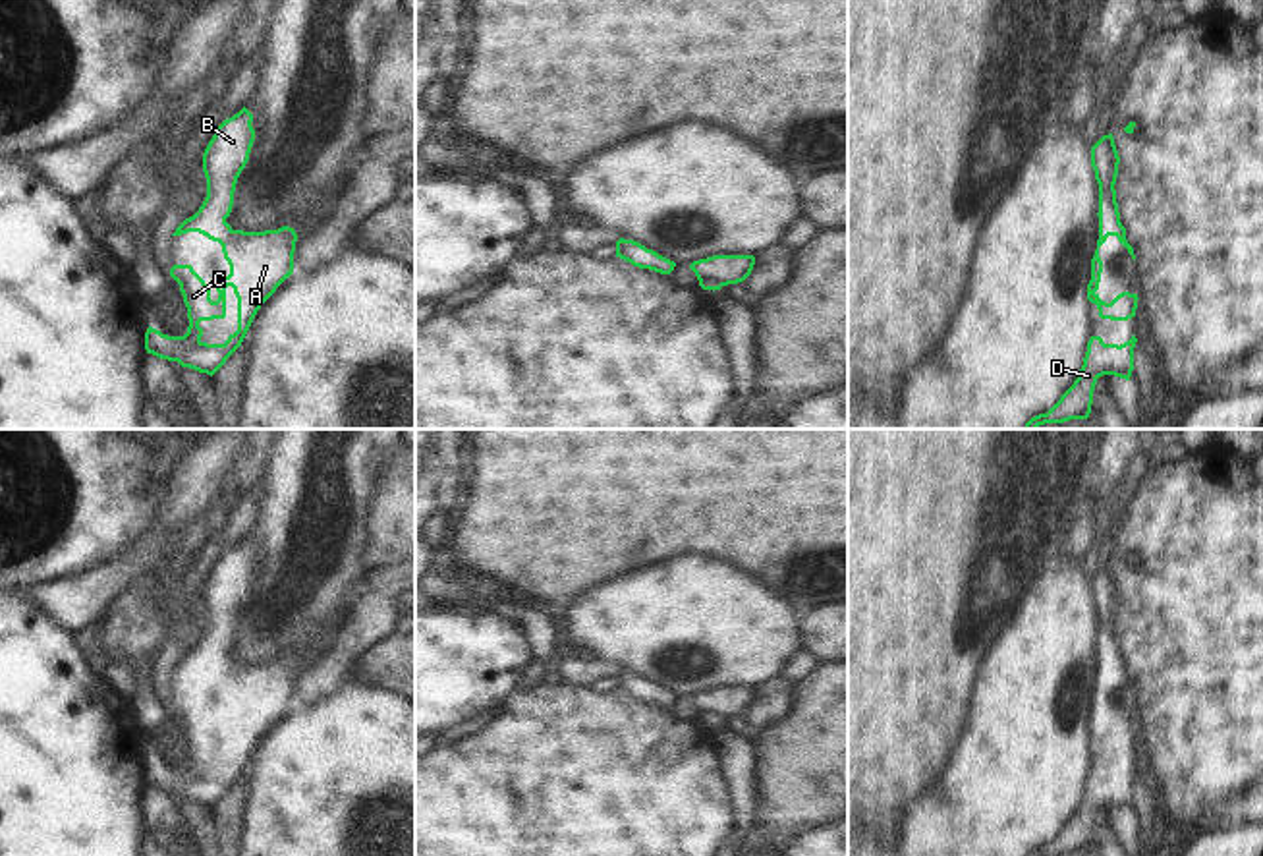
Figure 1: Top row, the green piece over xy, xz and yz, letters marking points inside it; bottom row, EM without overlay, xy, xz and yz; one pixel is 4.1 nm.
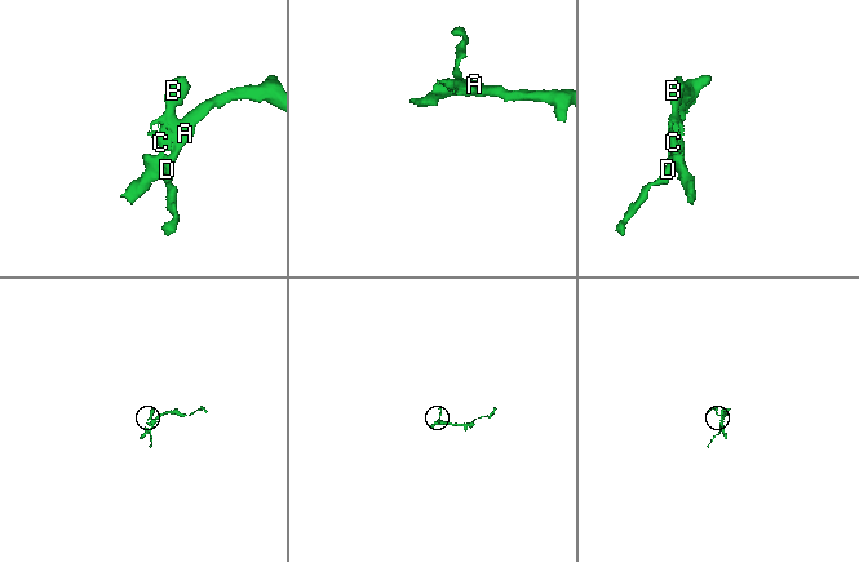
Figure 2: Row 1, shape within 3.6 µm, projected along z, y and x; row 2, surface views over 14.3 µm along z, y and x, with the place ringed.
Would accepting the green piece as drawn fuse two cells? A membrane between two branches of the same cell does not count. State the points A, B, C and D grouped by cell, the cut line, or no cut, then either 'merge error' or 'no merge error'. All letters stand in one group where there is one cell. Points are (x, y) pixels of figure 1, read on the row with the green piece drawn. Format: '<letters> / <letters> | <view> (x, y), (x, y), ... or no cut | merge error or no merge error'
A B C D | no cut | no merge error

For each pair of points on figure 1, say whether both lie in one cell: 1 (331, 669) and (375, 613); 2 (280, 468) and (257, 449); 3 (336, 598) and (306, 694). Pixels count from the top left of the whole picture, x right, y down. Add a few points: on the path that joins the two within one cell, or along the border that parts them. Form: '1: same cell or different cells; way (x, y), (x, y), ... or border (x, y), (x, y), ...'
1: same cell; way (340, 656), (362, 627)
2: different cells; border (269, 449), (255, 484)
3: different cells; border (340, 625), (331, 648), (296, 681)

